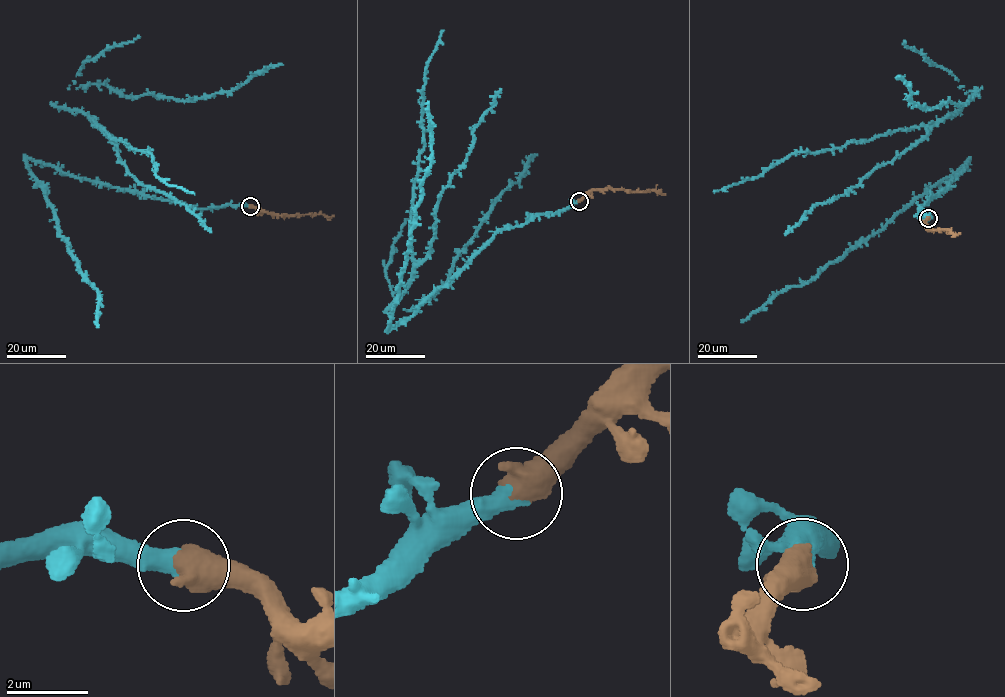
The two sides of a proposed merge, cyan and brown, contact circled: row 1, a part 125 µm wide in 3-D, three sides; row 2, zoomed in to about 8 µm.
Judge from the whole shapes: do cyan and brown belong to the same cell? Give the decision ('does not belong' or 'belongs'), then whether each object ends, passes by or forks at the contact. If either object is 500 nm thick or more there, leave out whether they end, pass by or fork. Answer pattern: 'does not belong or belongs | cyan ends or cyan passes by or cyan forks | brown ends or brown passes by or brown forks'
belongs

